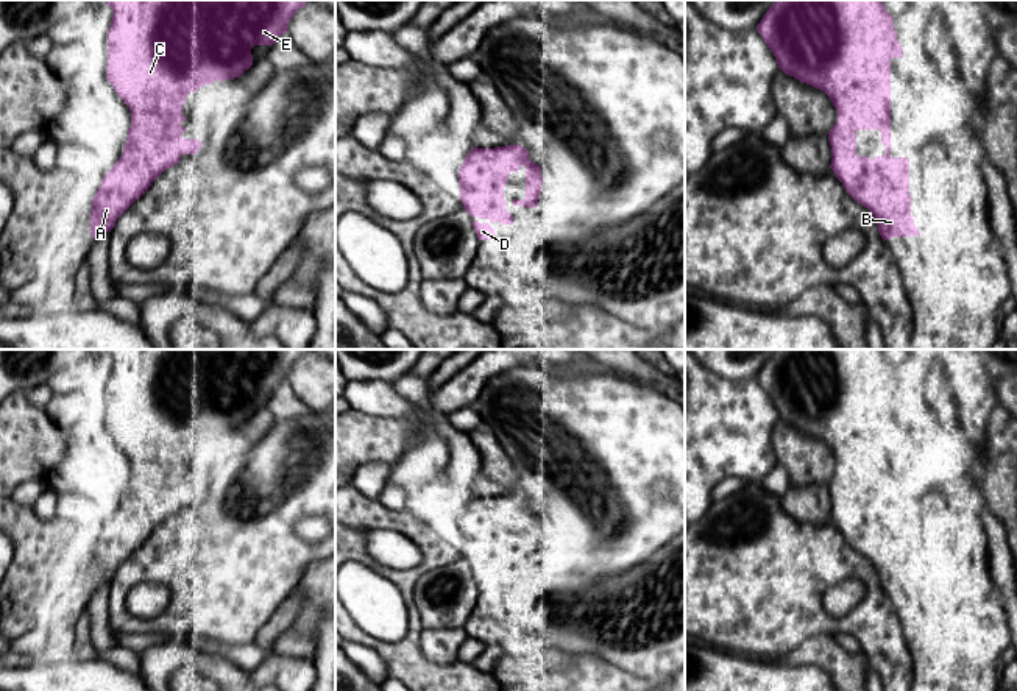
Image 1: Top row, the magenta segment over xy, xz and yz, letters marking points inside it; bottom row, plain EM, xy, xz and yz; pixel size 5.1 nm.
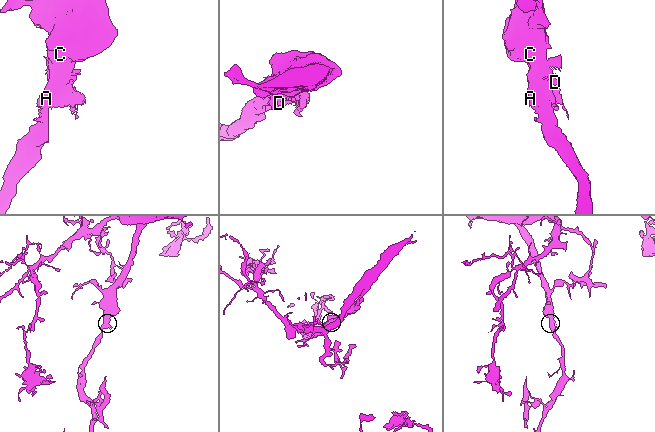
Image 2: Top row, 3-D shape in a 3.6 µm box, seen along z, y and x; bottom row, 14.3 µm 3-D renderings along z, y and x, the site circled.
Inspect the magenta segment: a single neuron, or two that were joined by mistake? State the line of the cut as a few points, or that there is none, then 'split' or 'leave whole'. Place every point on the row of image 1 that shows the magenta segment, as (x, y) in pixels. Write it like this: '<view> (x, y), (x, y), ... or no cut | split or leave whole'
no cut | leave whole

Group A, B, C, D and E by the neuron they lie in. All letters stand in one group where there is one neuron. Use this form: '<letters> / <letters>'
A B C D E

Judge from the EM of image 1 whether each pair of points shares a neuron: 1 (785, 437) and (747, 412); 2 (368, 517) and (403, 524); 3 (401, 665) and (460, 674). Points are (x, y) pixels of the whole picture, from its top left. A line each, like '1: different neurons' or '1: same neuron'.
1: different neurons
2: same neuron
3: same neuron

